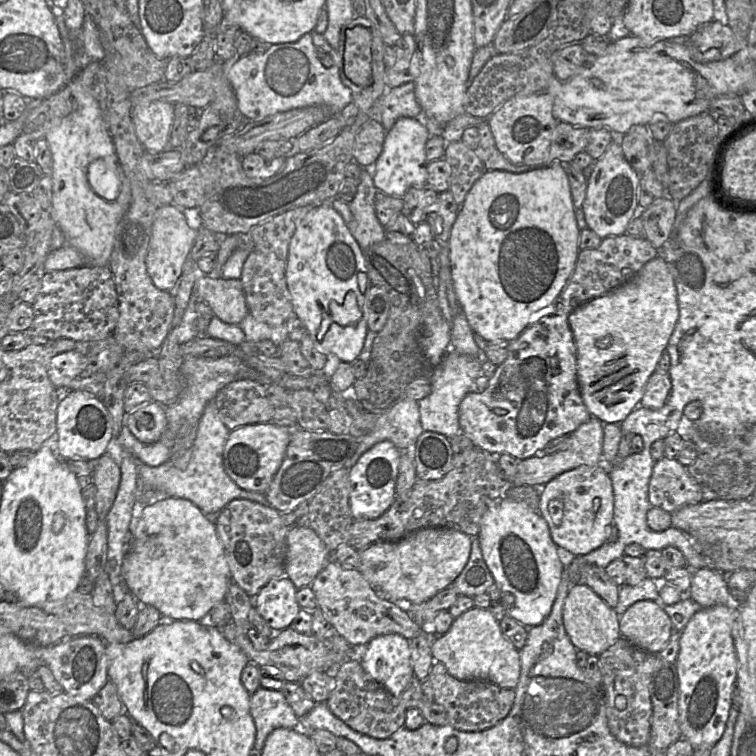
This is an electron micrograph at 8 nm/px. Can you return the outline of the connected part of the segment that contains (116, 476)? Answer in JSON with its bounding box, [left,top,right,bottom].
[93,453,121,520]

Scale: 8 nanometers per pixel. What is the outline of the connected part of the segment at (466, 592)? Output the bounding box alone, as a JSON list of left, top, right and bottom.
[450,537,495,597]

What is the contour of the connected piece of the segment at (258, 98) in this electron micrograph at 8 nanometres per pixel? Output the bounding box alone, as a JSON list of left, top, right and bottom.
[227,30,353,121]

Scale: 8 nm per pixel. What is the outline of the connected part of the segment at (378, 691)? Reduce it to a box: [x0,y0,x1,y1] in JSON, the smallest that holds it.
[326,661,448,739]

